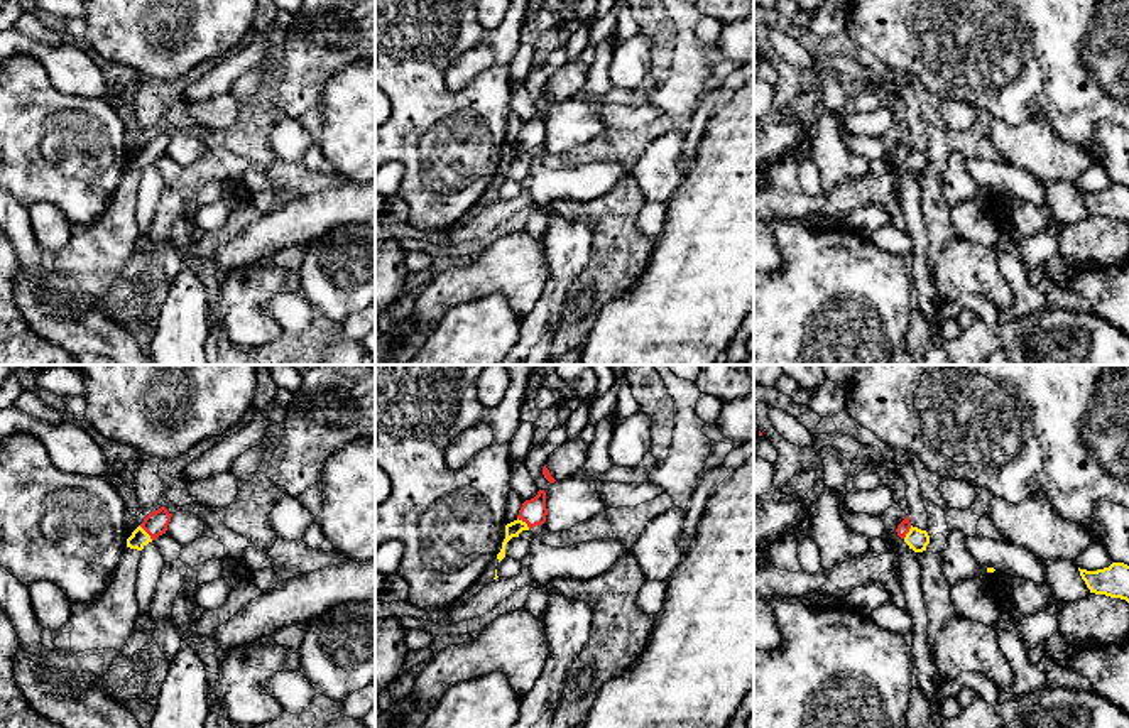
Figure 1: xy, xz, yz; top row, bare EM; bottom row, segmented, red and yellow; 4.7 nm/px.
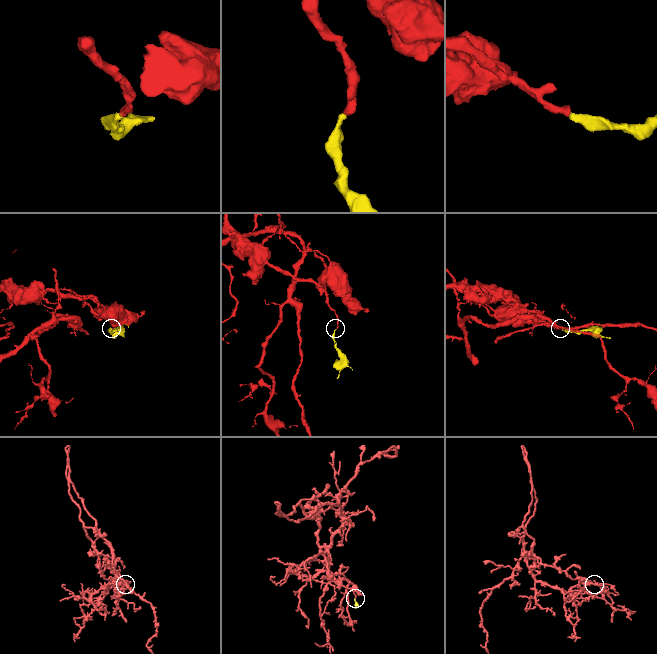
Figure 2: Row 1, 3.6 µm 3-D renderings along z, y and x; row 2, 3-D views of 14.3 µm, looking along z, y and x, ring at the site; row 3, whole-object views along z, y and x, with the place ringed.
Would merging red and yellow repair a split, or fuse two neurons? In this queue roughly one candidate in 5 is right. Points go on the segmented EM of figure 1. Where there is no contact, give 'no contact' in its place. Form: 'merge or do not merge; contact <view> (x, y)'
merge; contact xy (146, 531)

